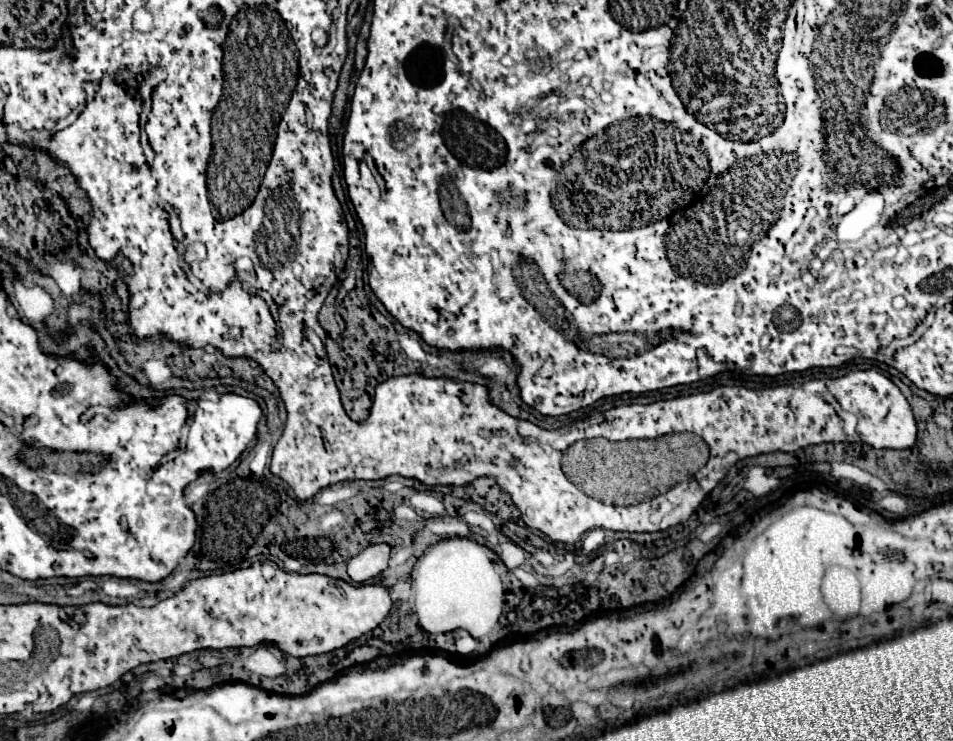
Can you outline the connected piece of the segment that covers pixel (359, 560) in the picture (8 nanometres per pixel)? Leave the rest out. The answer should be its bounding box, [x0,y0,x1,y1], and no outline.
[348,543,390,585]

